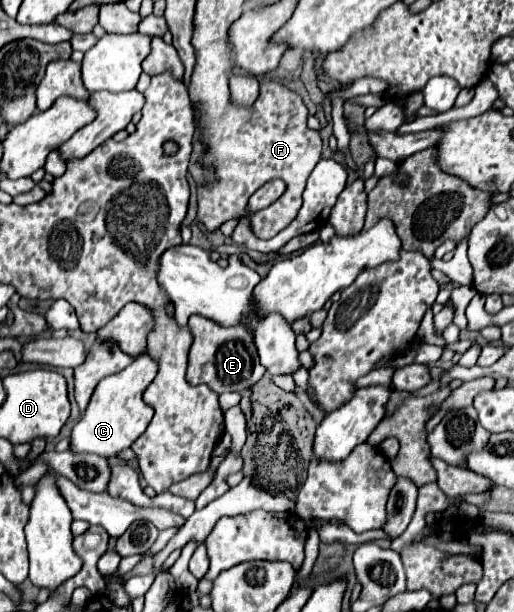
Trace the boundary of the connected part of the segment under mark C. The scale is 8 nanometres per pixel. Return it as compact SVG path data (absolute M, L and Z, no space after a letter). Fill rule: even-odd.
M142 352L138 358L134 358L134 364L126 366L122 372L102 378L86 412L72 430L72 452L92 452L104 458L112 458L120 450L132 446L132 442L144 434L154 416L154 408L144 402L142 392L146 386L150 386L156 372L158 362L148 352Z

